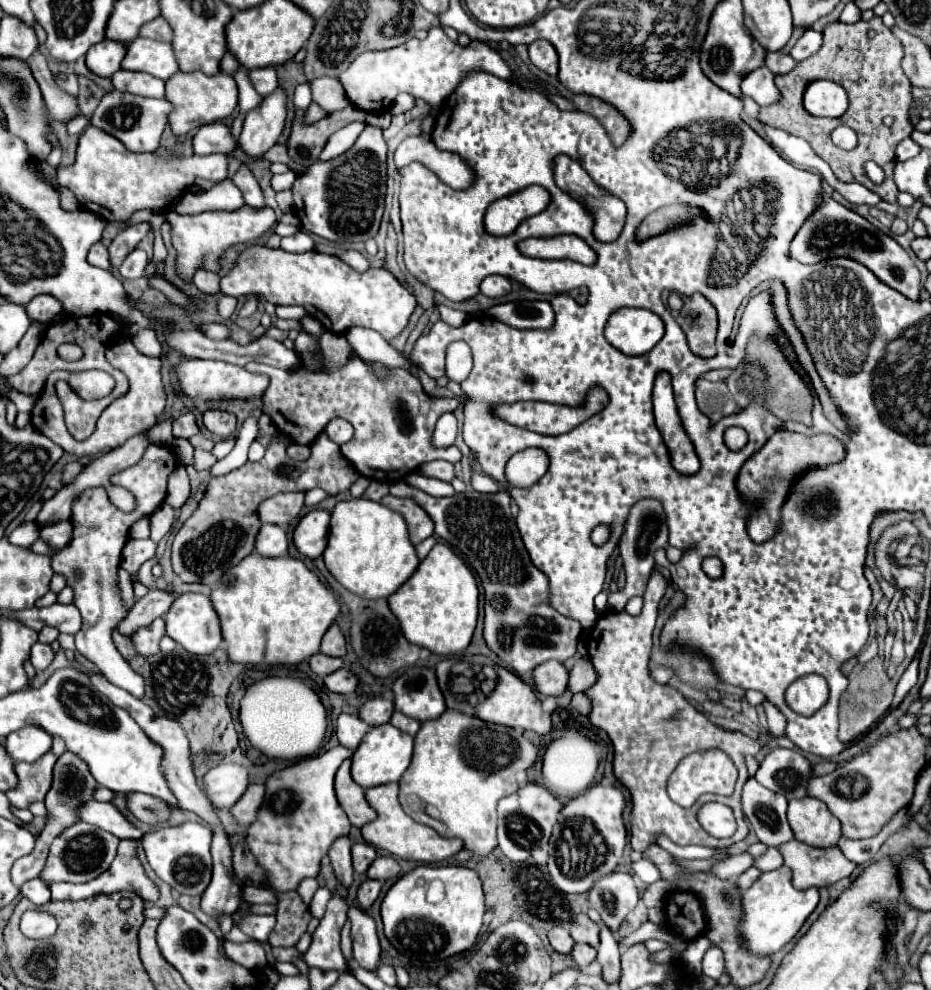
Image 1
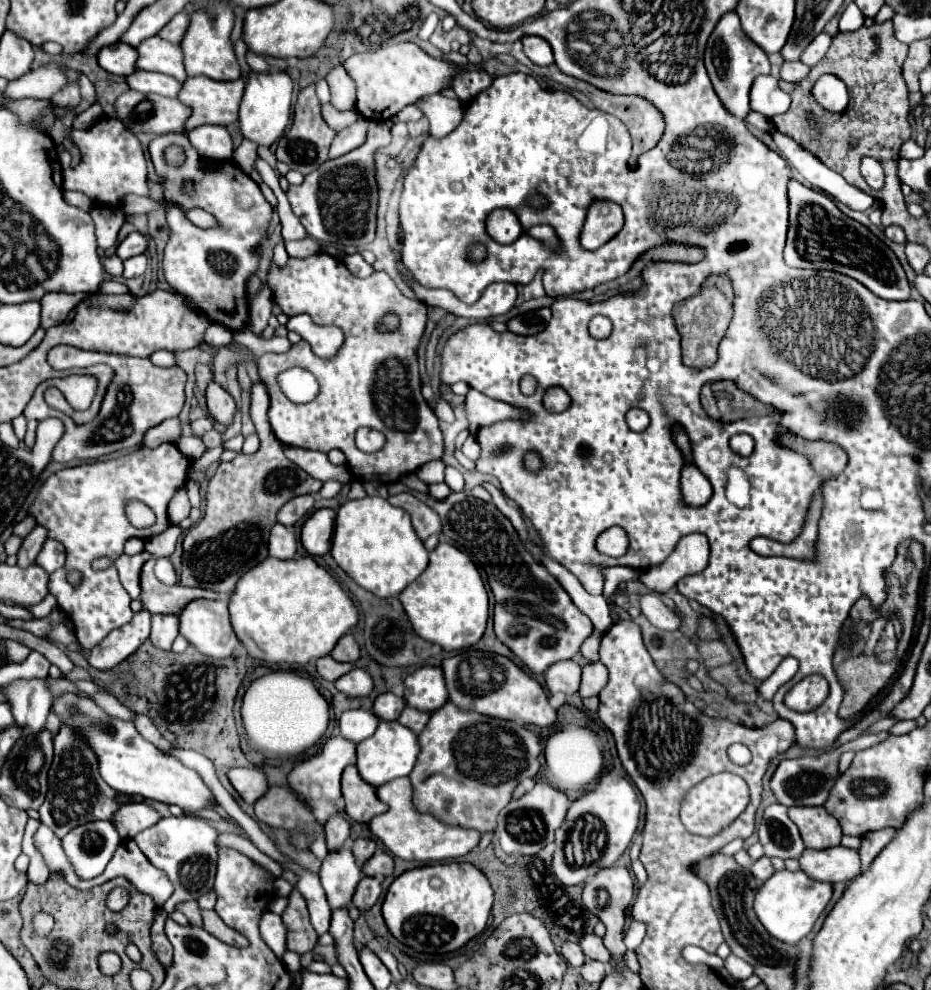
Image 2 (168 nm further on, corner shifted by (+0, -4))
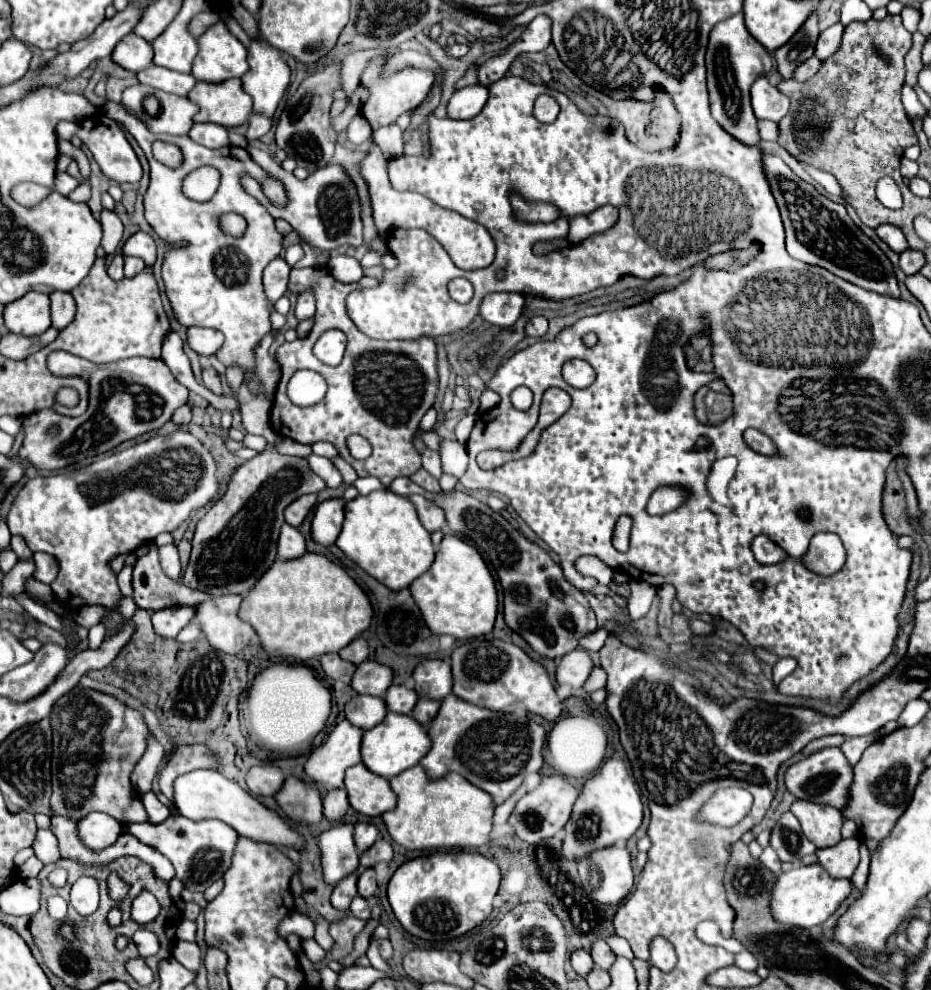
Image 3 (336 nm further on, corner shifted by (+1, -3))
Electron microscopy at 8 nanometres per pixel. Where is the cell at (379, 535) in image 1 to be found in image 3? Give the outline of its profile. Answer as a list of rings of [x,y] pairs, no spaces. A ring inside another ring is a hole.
[[[391,490],[357,496],[345,504],[345,520],[337,538],[337,546],[369,576],[391,590],[407,588],[415,578],[427,572],[435,560],[431,534],[421,526],[413,504]]]

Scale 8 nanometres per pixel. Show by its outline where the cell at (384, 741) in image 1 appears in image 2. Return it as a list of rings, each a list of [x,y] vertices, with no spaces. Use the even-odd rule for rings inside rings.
[[[380,721],[376,733],[364,741],[358,743],[358,771],[364,781],[368,781],[374,787],[380,787],[392,779],[404,777],[412,771],[416,757],[420,753],[418,735],[414,735],[408,727],[402,727],[398,721]]]

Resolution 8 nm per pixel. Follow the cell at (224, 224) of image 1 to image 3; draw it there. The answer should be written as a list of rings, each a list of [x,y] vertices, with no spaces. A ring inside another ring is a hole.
[[[105,102],[103,106],[105,114],[109,118],[115,118],[121,122],[129,134],[137,140],[137,144],[143,148],[149,166],[151,166],[151,184],[145,192],[145,218],[151,224],[151,228],[157,232],[159,238],[167,242],[180,242],[181,246],[171,245],[170,250],[163,258],[163,282],[167,298],[175,310],[177,320],[183,326],[207,326],[221,330],[225,334],[225,344],[217,352],[217,358],[229,366],[239,364],[245,368],[245,380],[249,382],[253,392],[259,392],[259,384],[253,376],[253,346],[271,332],[269,314],[273,308],[267,304],[261,284],[263,268],[275,260],[281,252],[283,236],[277,232],[273,216],[267,212],[267,208],[249,196],[241,184],[241,176],[257,176],[261,174],[261,168],[249,158],[245,148],[227,146],[221,150],[209,150],[197,142],[193,142],[189,136],[167,136],[167,134],[153,134],[147,130],[147,126],[127,114],[127,110],[121,104]],[[155,140],[173,142],[183,150],[183,164],[177,170],[171,170],[163,164],[159,164],[151,154],[151,144]],[[199,166],[213,166],[221,174],[221,184],[215,192],[215,196],[209,202],[193,202],[181,194],[181,178],[177,174],[185,174],[185,168],[199,168]],[[225,212],[237,212],[247,220],[247,232],[241,238],[231,238],[221,234],[217,228],[217,216]]]

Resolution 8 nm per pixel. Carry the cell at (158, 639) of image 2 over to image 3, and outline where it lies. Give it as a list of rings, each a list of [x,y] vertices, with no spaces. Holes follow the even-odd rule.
[[[173,606],[169,610],[159,610],[151,616],[153,630],[161,638],[175,638],[179,630],[191,622],[193,618],[193,608],[191,606]]]

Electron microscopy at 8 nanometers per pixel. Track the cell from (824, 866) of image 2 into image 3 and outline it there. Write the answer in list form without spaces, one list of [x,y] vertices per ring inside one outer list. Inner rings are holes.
[[[841,840],[837,846],[817,850],[815,854],[831,878],[851,878],[859,864],[859,840]]]

